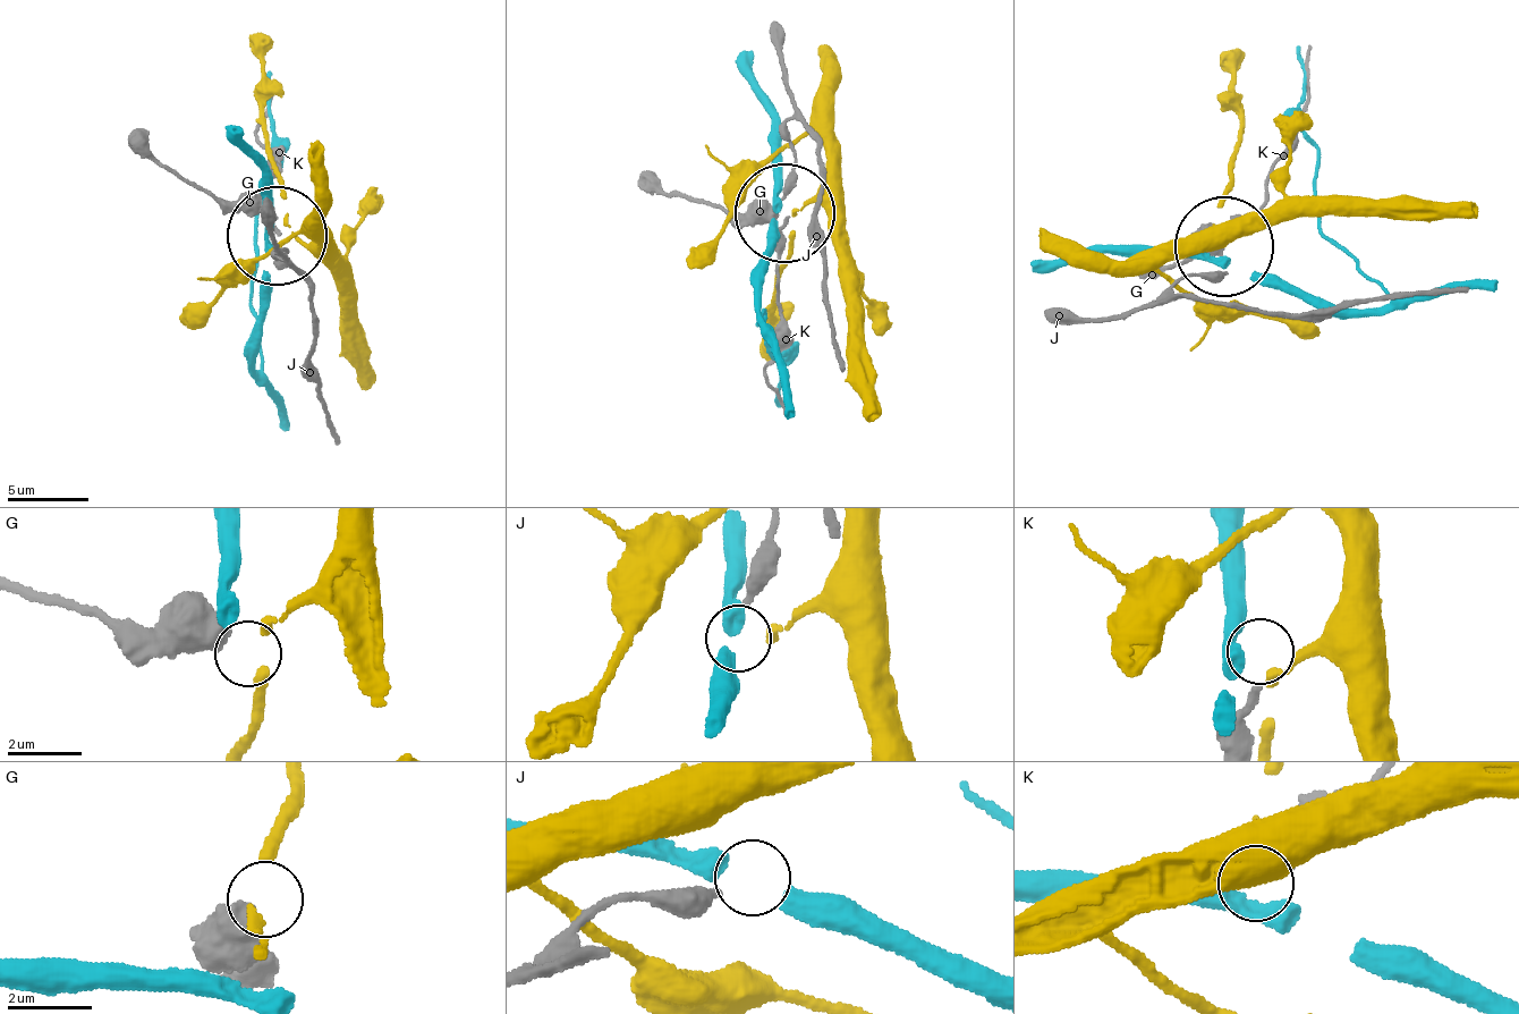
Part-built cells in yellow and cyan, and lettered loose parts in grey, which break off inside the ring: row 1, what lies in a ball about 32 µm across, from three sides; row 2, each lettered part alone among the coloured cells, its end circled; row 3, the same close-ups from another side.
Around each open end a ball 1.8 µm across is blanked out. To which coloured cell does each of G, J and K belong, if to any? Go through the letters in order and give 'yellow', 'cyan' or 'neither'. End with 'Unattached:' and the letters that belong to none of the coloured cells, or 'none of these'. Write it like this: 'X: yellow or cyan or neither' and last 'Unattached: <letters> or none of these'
G: yellow
J: neither
K: neither
Unattached: J, K

